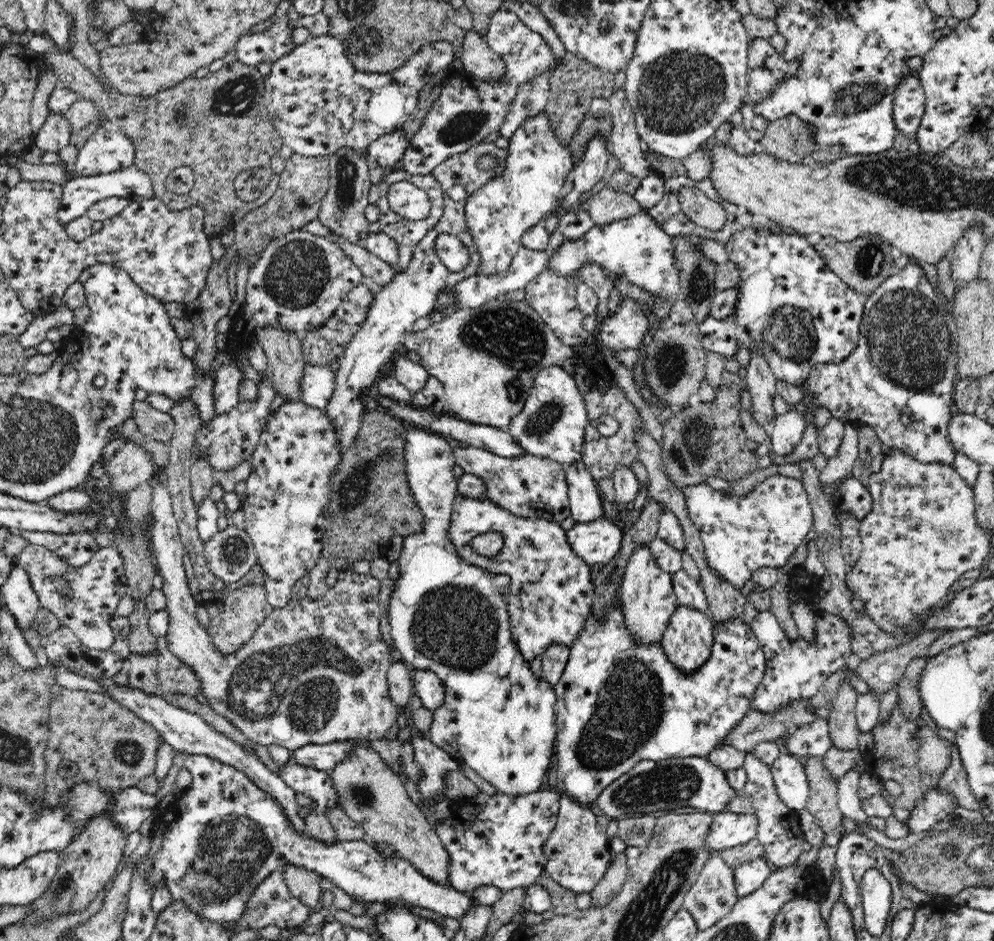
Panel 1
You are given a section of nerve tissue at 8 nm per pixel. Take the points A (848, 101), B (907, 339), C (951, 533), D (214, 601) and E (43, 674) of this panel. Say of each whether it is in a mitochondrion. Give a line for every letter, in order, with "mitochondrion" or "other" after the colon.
A: mitochondrion
B: mitochondrion
C: mitochondrion
D: other
E: other

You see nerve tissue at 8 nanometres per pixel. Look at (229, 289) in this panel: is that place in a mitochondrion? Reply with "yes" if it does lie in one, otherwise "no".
no

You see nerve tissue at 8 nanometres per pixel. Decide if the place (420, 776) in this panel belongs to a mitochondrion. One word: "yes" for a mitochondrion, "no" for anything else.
no

